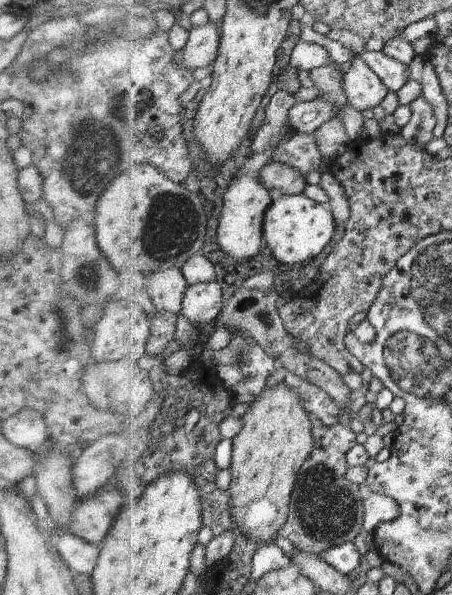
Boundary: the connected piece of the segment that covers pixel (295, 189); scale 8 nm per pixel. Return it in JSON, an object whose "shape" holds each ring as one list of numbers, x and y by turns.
{"shape":[[272,161,260,170,260,179,274,198,284,195,302,195,306,176,288,163]]}

